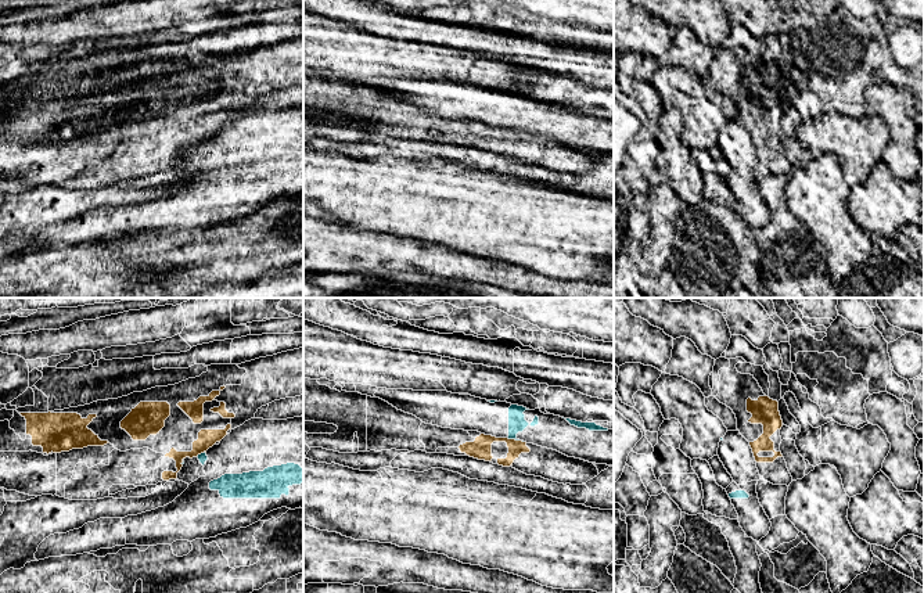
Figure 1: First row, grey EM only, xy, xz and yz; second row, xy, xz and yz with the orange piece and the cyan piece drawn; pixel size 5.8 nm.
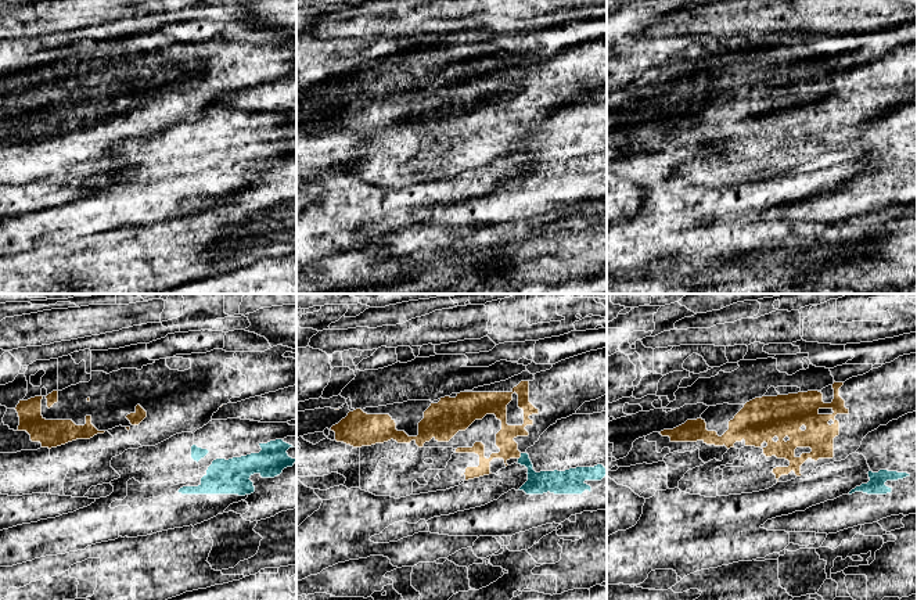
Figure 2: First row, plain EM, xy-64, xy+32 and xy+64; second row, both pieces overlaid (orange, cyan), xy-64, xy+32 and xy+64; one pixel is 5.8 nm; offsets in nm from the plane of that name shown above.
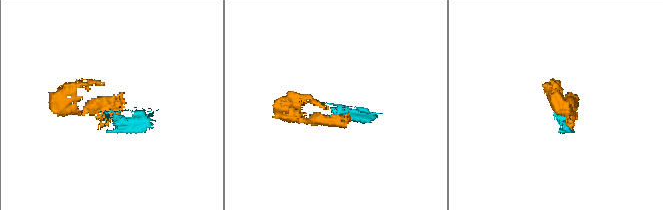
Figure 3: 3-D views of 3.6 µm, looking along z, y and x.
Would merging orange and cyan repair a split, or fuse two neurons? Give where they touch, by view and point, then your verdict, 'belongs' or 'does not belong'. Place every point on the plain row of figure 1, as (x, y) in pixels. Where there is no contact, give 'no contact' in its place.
meets orange in xz at (513, 129); does not belong

